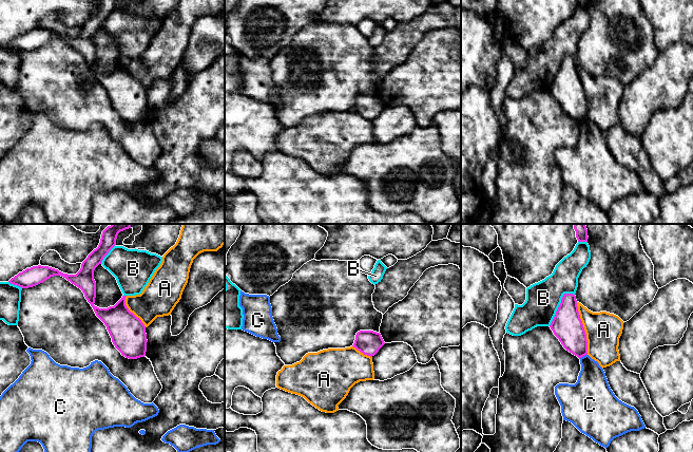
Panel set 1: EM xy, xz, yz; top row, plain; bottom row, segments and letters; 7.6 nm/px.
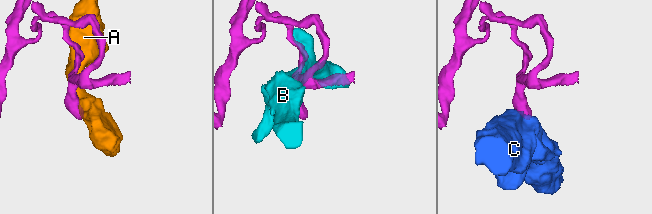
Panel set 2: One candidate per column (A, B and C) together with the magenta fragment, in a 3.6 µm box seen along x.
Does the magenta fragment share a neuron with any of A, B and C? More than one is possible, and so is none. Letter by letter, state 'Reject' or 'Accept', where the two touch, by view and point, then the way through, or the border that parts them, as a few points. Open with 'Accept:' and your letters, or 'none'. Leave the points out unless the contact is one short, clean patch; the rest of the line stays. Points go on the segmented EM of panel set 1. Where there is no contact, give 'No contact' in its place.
Accept: none
A: Reject. Touches magenta at yz (583, 328)
B: Reject. Touches magenta at yz (559, 305)
C: Reject. Touches magenta at yz (582, 356). Boundary: yz (586, 354), (579, 358)

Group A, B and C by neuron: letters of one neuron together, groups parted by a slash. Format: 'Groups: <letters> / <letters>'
Groups: A / B / C

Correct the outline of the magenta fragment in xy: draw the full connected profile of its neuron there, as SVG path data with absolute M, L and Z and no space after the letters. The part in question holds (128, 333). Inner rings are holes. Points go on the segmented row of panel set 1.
M112 224L108 226L102 231L98 247L82 262L81 268L76 275L68 275L49 266L38 265L26 268L8 282L22 288L28 288L43 283L54 276L65 278L82 290L96 316L107 326L113 344L121 355L129 359L145 357L148 342L146 326L141 320L127 307L127 296L122 296L114 306L108 308L99 308L94 305L96 298L94 270L116 245L118 233L129 228L131 228L131 224Z

